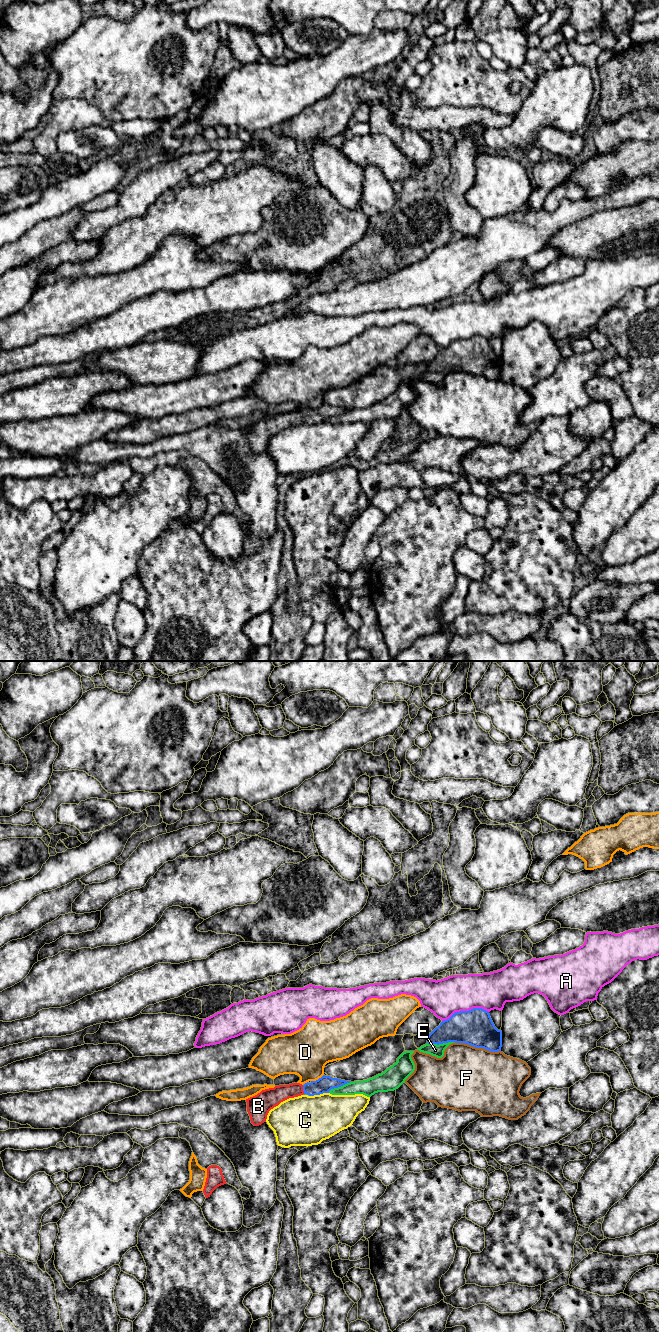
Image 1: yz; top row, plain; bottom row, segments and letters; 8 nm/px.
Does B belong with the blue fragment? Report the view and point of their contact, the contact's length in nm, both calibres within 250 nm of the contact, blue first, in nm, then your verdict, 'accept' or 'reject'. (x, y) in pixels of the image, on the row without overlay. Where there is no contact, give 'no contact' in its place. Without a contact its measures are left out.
yz (303, 417) | 70 nm | 130/150 nm | accept

